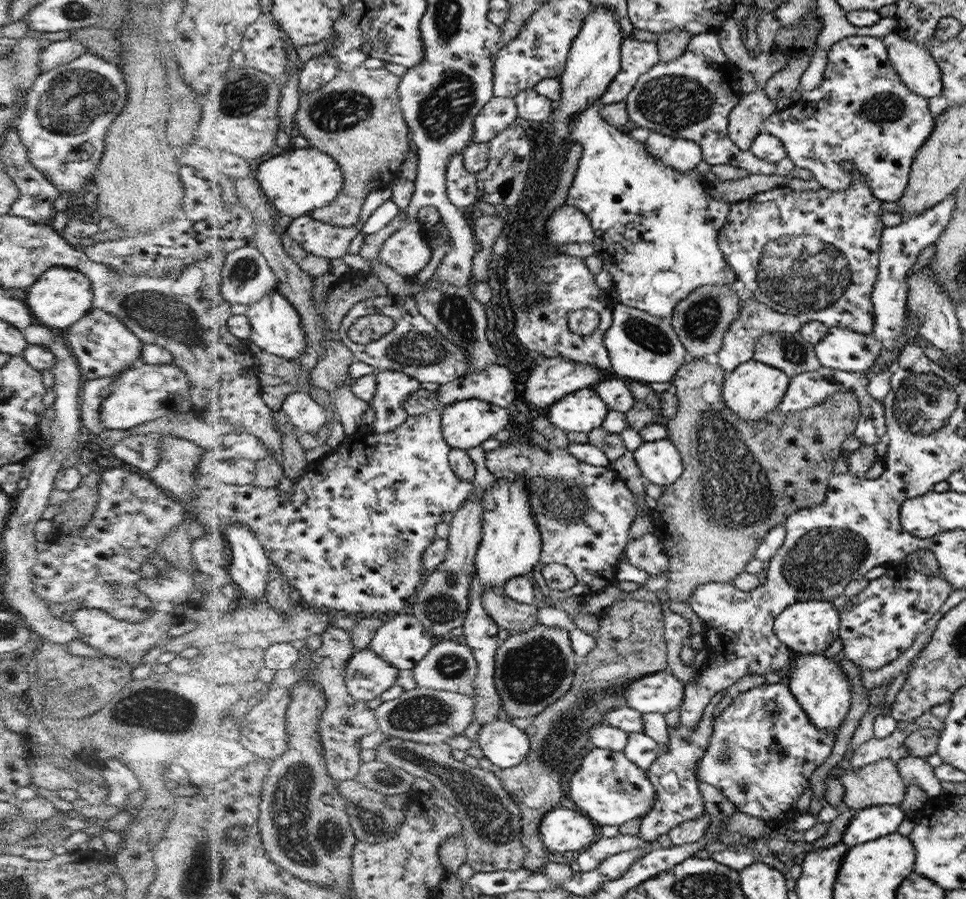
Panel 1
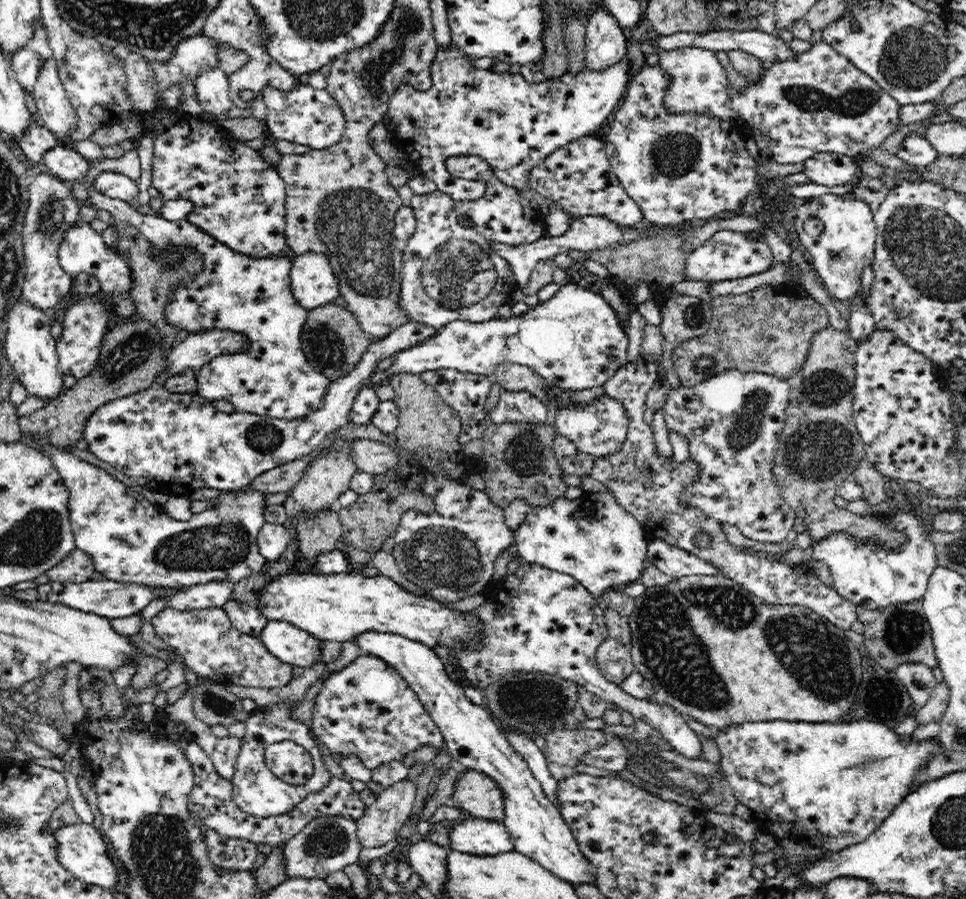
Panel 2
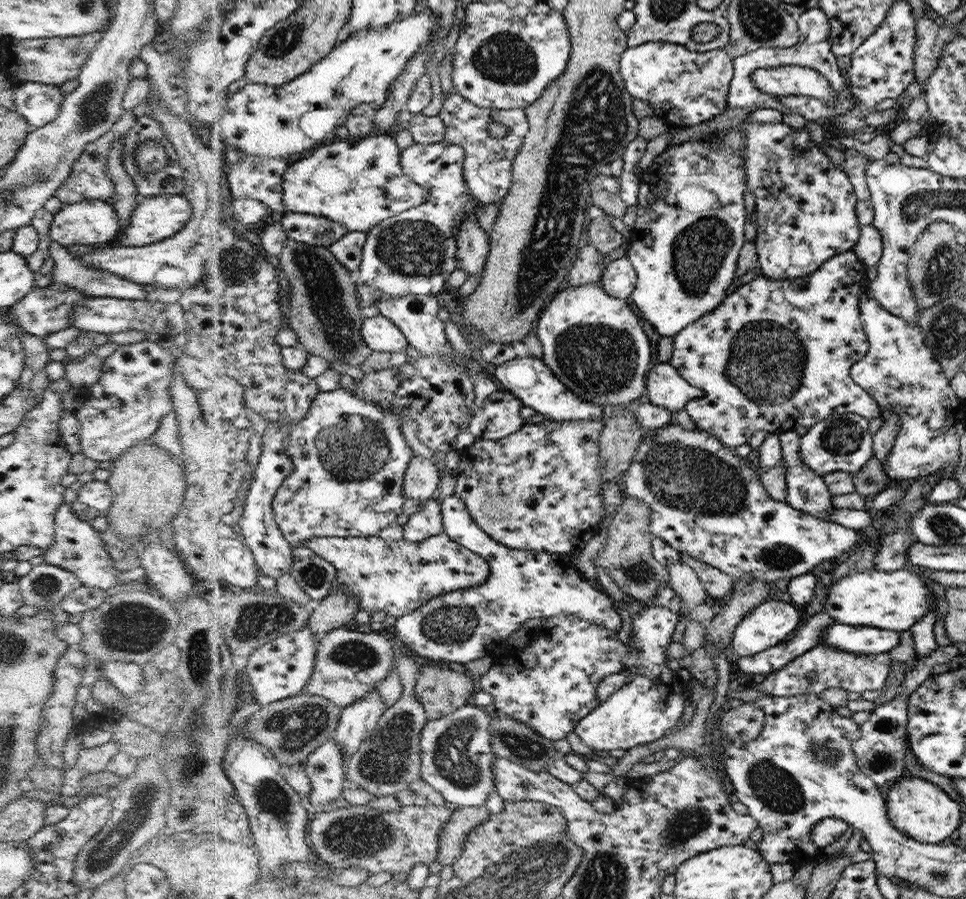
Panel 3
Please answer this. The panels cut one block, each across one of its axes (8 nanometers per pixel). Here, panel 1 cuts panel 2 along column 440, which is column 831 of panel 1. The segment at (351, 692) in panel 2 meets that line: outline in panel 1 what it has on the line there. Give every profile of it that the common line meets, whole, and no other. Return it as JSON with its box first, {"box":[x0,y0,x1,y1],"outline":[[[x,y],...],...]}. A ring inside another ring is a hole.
{"box":[698,682,836,824],"outline":[[[786,682],[768,684],[736,694],[728,708],[715,719],[714,732],[708,741],[705,755],[698,761],[698,781],[716,787],[728,801],[735,804],[735,810],[748,816],[762,818],[766,824],[781,823],[793,815],[798,798],[808,790],[808,778],[830,756],[836,736],[822,731],[810,720],[797,696]]]}

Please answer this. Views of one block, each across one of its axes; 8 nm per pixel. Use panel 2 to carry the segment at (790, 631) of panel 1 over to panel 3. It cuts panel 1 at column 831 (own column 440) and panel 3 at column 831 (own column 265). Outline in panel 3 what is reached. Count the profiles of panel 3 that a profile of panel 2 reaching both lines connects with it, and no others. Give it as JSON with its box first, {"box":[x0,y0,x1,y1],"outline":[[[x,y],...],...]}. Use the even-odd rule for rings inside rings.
{"box":[825,568,936,633],"outline":[[[908,568],[891,571],[866,569],[863,572],[840,574],[829,586],[825,602],[826,613],[836,622],[854,626],[873,626],[896,630],[899,633],[911,629],[918,621],[934,610],[936,596],[920,575]]]}

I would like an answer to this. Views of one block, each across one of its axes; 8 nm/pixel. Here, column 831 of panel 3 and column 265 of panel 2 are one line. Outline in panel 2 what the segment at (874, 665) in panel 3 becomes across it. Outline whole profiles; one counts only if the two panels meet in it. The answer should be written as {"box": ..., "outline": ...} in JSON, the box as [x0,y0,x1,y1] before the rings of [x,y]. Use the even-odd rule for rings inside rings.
{"box":[151,607,293,688],"outline":[[[166,607],[151,622],[156,635],[178,651],[187,669],[202,679],[249,688],[279,688],[293,680],[293,667],[275,658],[259,638],[242,634],[231,623],[224,608],[176,610]]]}

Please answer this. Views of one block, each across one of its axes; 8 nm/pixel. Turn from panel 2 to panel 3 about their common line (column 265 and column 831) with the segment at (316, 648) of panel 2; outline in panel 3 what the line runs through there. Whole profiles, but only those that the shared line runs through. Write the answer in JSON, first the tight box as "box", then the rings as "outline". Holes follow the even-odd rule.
{"box":[820,623,900,655],"outline":[[[837,623],[822,634],[820,646],[838,647],[839,650],[855,654],[876,655],[888,653],[899,642],[900,633],[896,630]]]}

